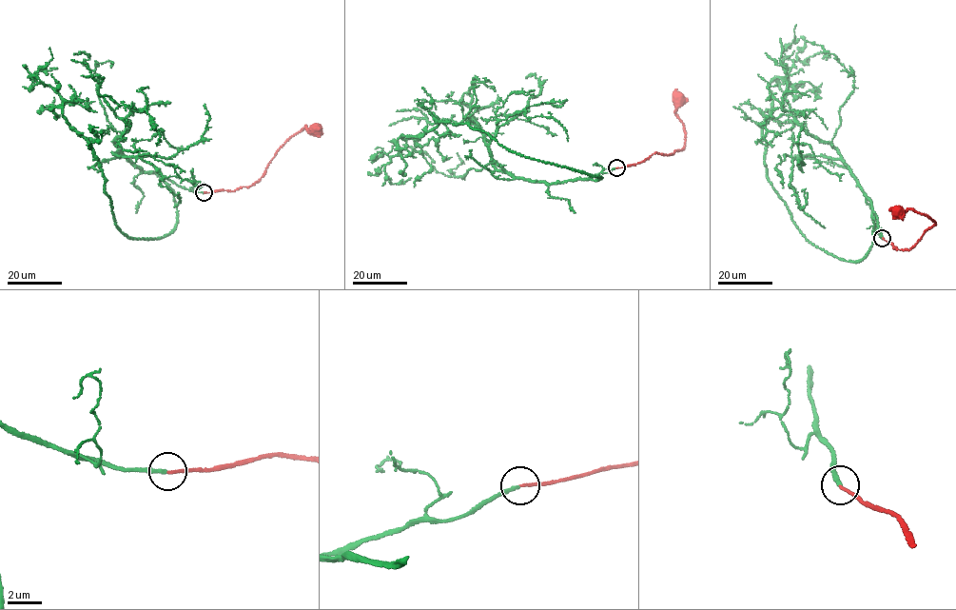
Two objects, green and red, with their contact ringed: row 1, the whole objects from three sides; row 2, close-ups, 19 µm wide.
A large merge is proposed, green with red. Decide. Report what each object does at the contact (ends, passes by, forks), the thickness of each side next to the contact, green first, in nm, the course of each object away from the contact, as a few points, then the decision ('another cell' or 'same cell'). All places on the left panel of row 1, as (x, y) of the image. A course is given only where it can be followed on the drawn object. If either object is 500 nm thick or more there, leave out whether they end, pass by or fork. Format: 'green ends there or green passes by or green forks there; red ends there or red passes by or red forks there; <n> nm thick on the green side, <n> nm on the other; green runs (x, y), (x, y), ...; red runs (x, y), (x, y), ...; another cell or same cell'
green ends there; red ends there; 200 nm thick on the green side, 170 nm on the other; green runs (204, 192), (165, 179), (173, 229), (126, 237), (65, 100), (30, 88), (35, 71), (57, 68); red runs (204, 192), (232, 190), (254, 185), (289, 138), (305, 126), (315, 134), (317, 129); same cell

